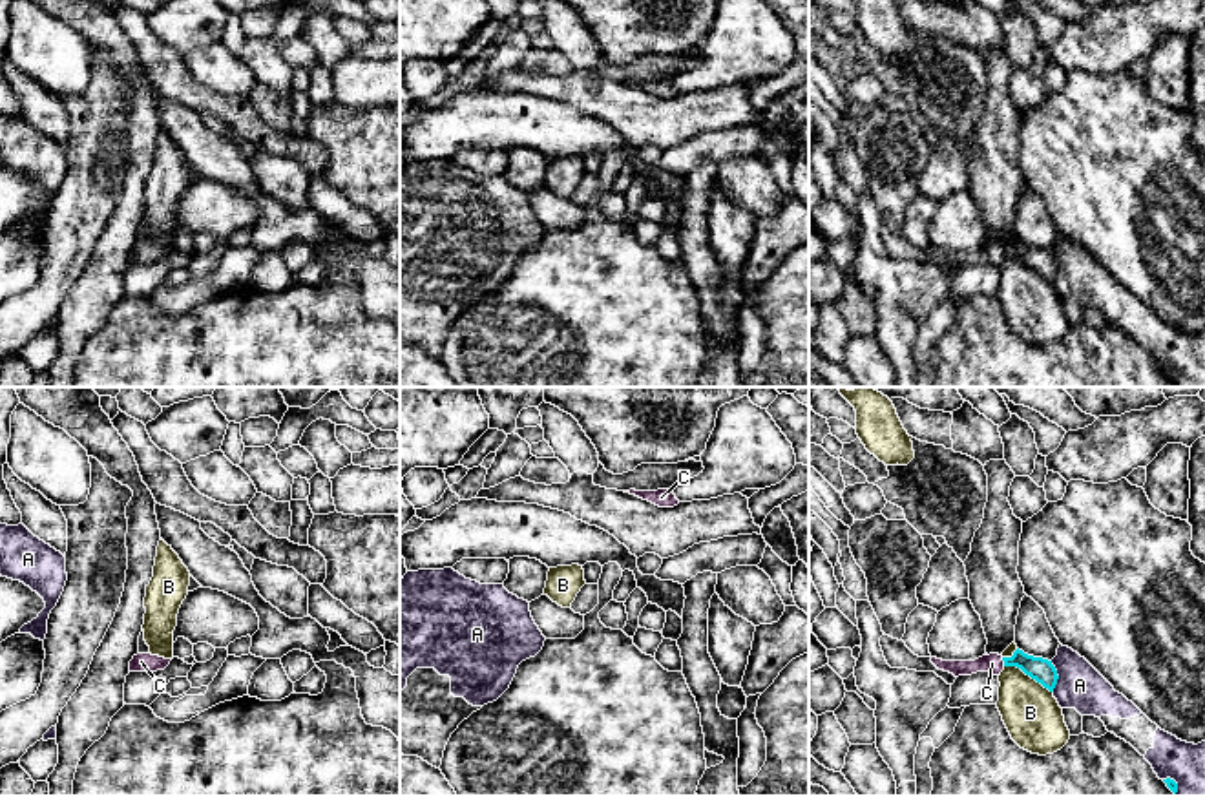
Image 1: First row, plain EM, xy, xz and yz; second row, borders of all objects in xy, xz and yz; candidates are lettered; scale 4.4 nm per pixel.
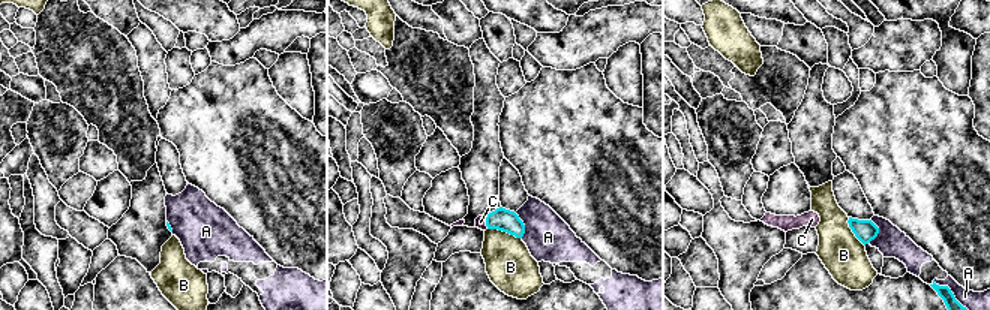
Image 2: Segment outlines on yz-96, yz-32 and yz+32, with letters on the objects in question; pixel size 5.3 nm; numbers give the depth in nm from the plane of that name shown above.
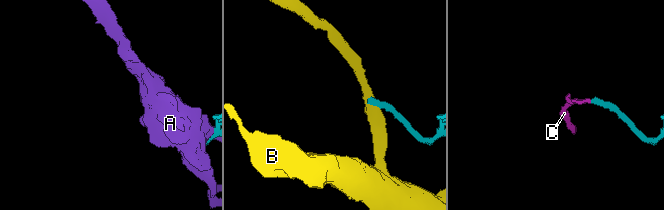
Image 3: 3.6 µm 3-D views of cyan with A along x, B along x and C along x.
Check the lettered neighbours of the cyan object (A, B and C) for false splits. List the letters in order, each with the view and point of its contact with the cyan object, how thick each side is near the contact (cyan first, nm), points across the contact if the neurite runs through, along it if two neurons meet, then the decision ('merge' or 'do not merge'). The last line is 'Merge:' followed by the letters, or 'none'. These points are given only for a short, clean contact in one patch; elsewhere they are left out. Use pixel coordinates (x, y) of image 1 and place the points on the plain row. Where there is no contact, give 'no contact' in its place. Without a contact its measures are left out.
A: meets cyan in yz at (1058, 267); 100 nm thick on the cyan side, 200 nm on the other; do not merge
B: meets cyan in yz at (1028, 265); 100 nm thick on the cyan side, 260 nm on the other; border along yz (1005, 256), (1016, 256), (1052, 283); do not merge
C: meets cyan in yz at (1003, 251); 100 nm thick on the cyan side, 90 nm on the other; runs through yz (1041, 261), (1025, 252), (1003, 251), (992, 254); merge
Merge: C

